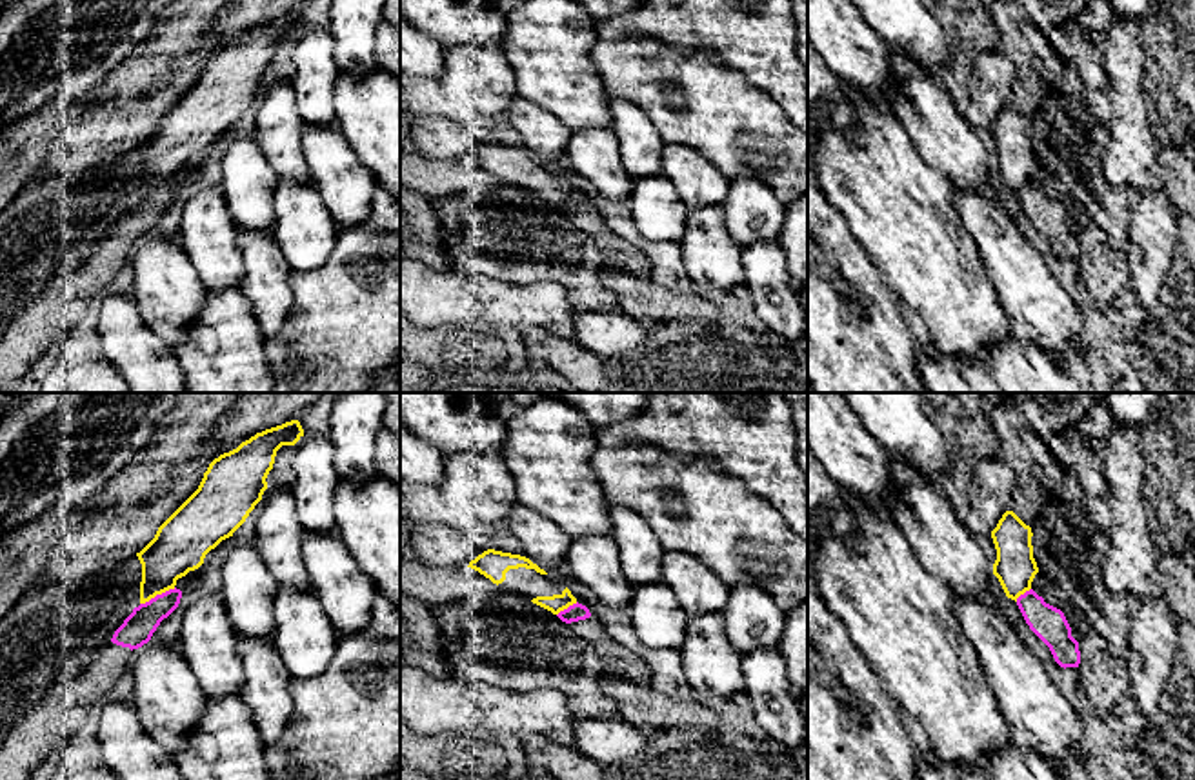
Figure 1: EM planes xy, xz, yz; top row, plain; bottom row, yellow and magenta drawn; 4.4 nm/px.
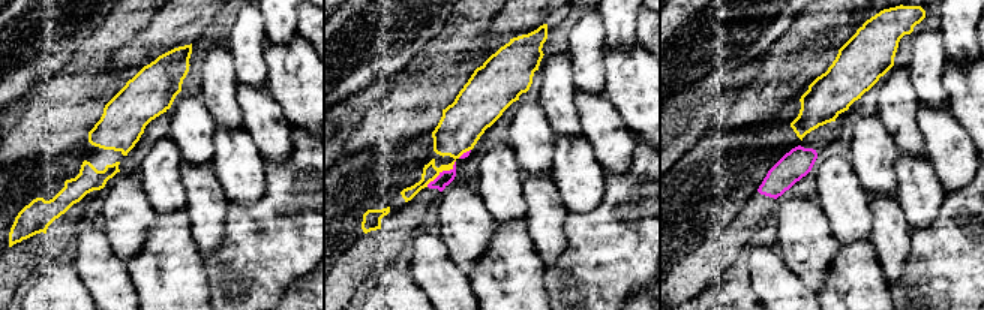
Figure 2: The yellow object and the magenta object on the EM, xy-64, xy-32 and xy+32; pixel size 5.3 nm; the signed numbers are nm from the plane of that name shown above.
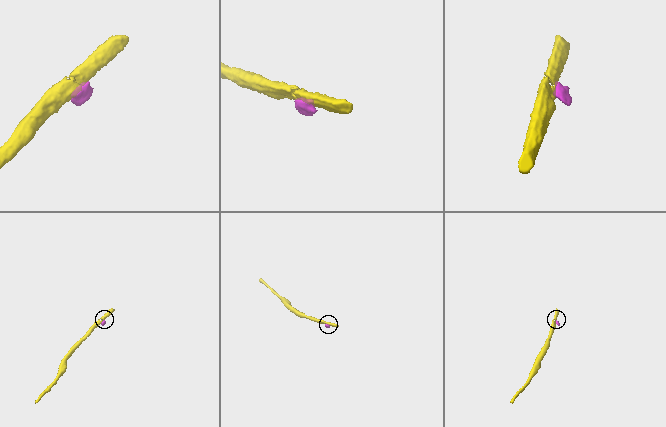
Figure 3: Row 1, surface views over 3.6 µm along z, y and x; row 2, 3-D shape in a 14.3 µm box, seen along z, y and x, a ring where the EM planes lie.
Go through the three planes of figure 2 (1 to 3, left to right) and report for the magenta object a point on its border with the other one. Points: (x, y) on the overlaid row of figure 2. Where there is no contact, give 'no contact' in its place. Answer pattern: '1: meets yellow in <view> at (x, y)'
1: no contact
2: meets yellow in xy-32 at (441, 171)
3: no contact

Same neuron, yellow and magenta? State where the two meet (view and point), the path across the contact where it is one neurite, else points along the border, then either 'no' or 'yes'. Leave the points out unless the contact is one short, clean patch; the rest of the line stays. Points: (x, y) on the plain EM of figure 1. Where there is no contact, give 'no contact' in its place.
meets yellow in xy at (157, 186); border along xy (175, 180), (157, 186), (140, 197); no

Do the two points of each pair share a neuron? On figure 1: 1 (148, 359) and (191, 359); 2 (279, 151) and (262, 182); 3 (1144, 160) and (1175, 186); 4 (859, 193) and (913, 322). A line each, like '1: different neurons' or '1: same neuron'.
1: different neurons
2: different neurons
3: different neurons
4: different neurons

